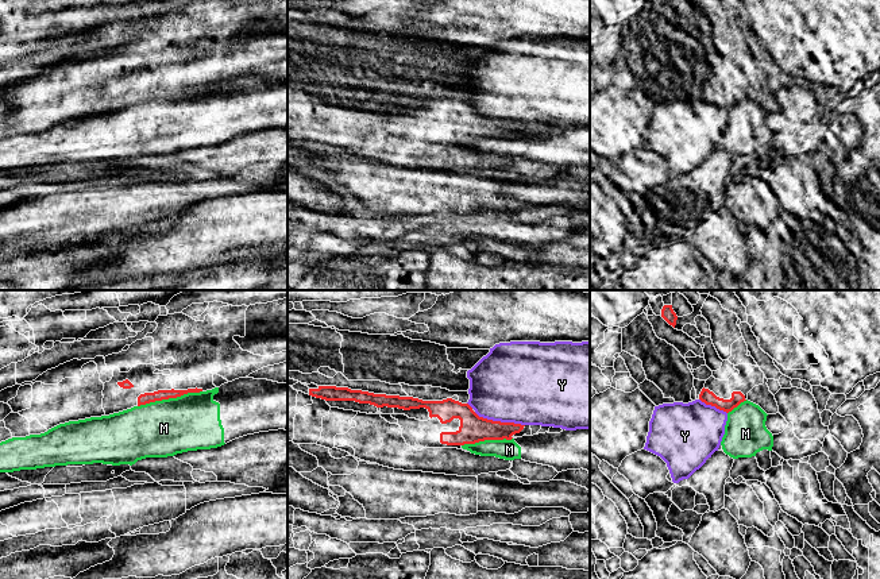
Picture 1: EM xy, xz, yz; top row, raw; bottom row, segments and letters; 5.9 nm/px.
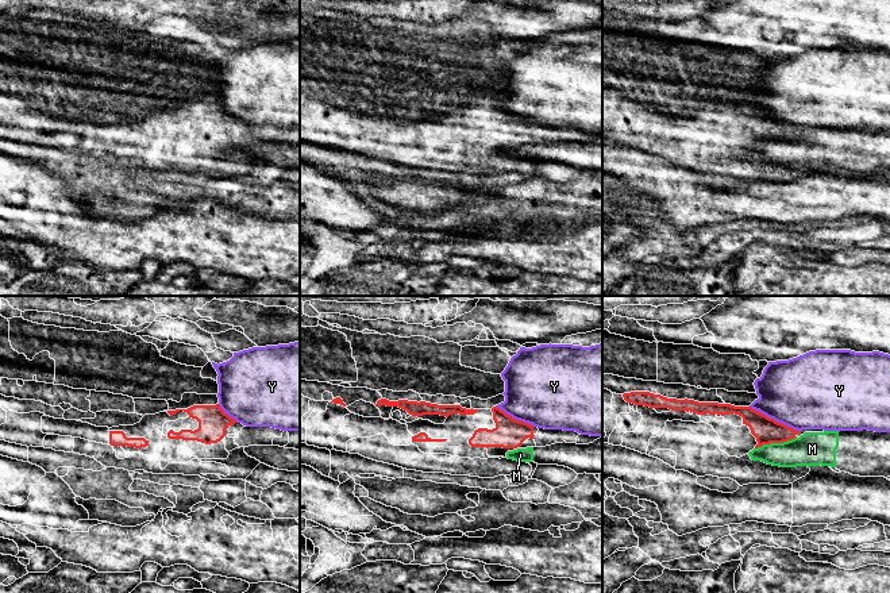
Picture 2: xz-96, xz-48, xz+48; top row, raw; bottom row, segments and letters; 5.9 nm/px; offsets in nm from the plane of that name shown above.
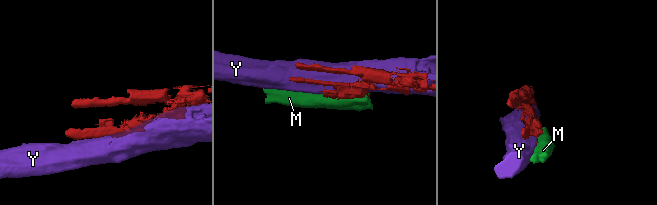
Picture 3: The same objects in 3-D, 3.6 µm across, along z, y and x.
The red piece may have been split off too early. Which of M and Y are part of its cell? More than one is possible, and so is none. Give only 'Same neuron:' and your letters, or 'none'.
Same neuron: none

